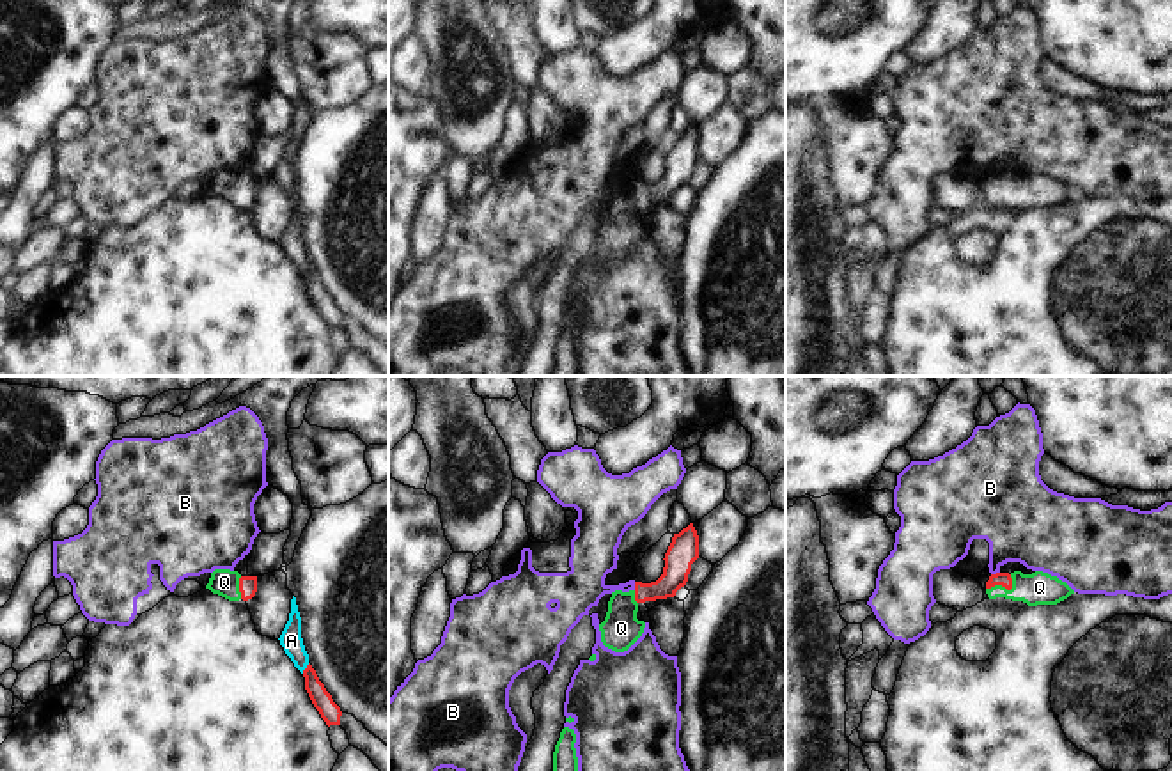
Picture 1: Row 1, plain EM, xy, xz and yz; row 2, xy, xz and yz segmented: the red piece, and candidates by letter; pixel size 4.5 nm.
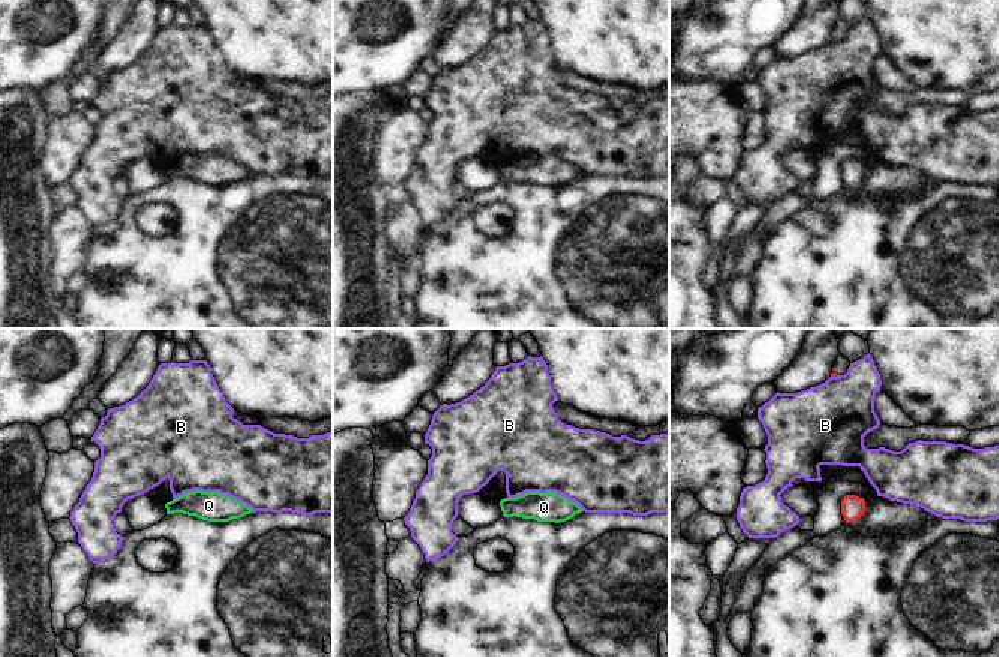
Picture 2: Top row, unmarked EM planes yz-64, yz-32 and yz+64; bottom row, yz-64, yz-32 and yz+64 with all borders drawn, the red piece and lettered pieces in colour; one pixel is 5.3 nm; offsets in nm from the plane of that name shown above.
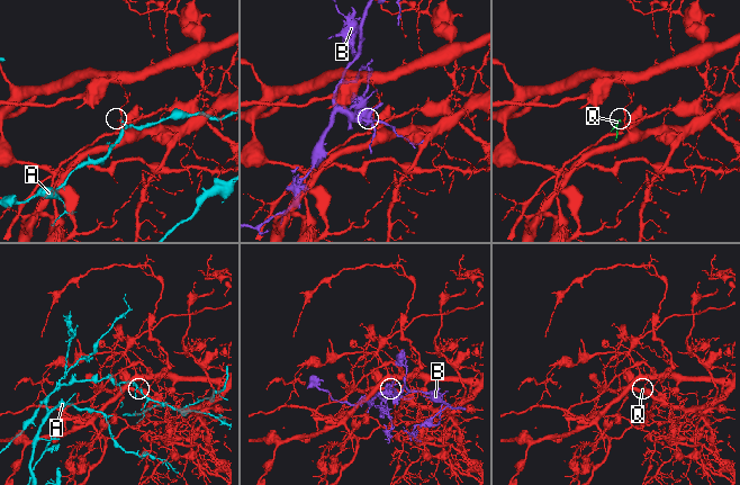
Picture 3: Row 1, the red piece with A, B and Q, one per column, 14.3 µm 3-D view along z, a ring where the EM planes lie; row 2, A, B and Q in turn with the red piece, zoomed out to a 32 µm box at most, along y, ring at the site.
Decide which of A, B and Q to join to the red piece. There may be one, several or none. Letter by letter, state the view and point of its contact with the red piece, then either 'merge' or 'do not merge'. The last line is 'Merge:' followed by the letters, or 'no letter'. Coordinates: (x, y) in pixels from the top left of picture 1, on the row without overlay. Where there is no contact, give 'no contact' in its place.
A: xy (305, 272) | do not merge
B: xz (635, 188) | do not merge
Q: yz (1002, 188) | merge
Merge: Q

